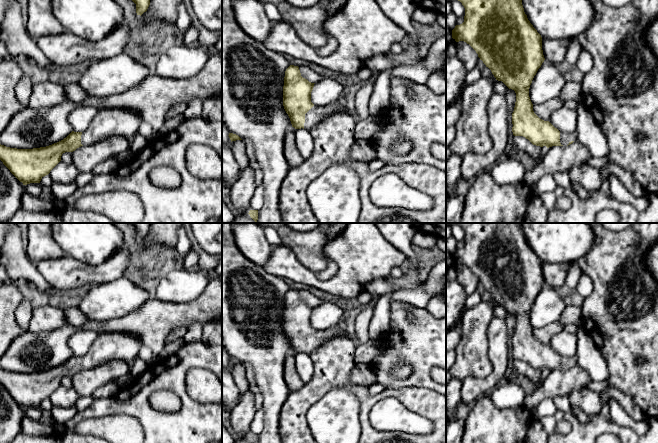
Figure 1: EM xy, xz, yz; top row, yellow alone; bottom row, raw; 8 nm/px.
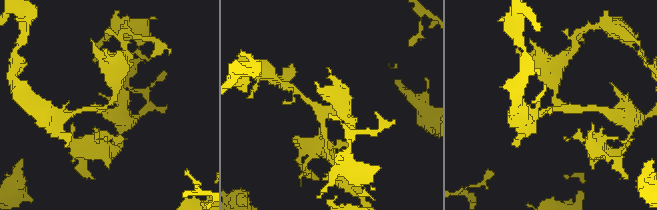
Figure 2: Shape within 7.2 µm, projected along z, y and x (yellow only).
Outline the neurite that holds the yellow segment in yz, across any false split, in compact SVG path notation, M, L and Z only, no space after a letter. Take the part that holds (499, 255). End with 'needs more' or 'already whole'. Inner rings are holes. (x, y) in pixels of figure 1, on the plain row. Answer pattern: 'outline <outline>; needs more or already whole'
outline M455 223L465 232L464 246L452 254L452 262L464 265L478 278L496 304L502 305L516 317L512 337L512 356L523 360L533 369L568 370L577 364L576 355L561 356L549 345L540 343L533 335L529 312L545 282L542 274L542 261L533 251L524 236L522 223Z; needs more

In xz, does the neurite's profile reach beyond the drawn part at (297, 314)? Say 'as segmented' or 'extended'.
extended

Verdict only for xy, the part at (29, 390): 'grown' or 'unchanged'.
grown

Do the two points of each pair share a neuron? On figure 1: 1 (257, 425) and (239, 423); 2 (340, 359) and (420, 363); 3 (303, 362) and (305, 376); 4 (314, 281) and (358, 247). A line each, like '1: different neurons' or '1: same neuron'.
1: different neurons
2: different neurons
3: same neuron
4: same neuron

